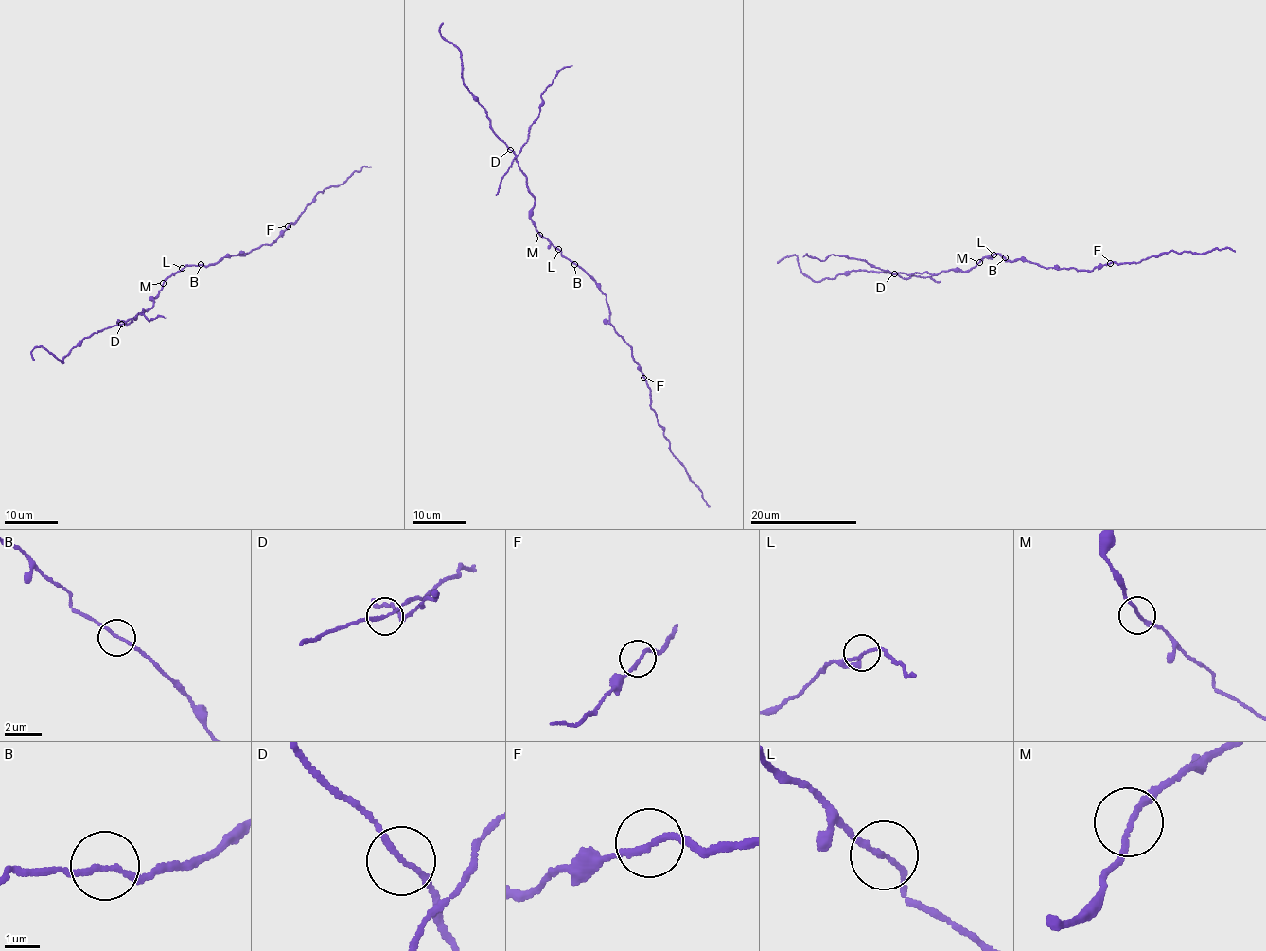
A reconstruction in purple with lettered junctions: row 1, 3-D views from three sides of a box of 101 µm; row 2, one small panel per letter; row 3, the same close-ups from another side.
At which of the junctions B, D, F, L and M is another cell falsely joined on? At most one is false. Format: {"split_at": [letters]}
{"split_at": []}

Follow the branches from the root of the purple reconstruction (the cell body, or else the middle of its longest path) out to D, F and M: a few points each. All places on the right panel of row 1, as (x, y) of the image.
D: (1001, 255), (995, 253), (986, 256), (963, 272), (893, 274)
F: (1001, 255), (1013, 262), (1024, 259), (1041, 267), (1092, 271), (1110, 263)
M: (1001, 255), (995, 253), (979, 262)

